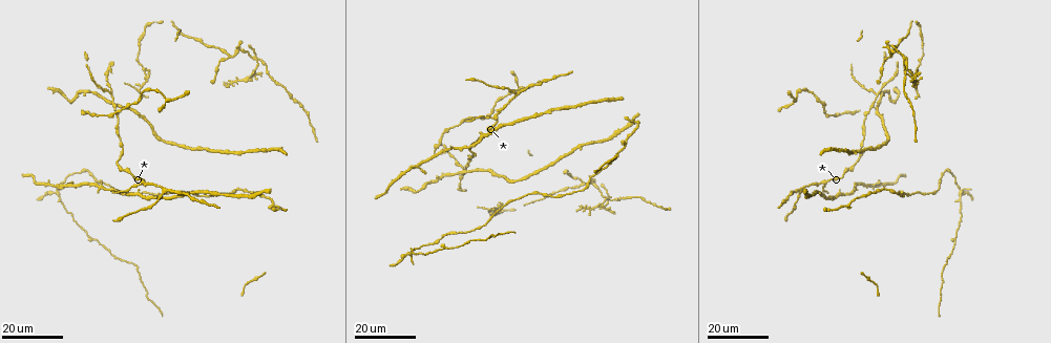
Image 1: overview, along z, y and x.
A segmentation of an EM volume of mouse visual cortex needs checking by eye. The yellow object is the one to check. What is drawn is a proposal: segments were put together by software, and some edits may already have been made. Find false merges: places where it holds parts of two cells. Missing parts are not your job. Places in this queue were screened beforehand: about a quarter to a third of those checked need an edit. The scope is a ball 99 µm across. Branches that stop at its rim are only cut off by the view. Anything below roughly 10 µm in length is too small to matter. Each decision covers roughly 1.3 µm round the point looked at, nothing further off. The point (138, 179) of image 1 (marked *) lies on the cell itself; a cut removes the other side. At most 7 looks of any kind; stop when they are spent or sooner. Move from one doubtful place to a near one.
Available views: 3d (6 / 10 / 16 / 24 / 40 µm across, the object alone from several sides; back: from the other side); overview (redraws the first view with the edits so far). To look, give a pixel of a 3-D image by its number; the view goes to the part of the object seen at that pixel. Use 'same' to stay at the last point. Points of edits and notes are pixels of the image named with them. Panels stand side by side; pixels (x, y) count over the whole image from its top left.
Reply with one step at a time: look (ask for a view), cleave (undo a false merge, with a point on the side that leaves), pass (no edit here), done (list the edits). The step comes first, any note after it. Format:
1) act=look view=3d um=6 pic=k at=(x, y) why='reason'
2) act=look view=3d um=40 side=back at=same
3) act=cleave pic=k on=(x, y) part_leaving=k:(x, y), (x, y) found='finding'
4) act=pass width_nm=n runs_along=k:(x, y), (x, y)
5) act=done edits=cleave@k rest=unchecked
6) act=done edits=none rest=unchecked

act=look view=3d um=16 pic=1 at=(141, 182)

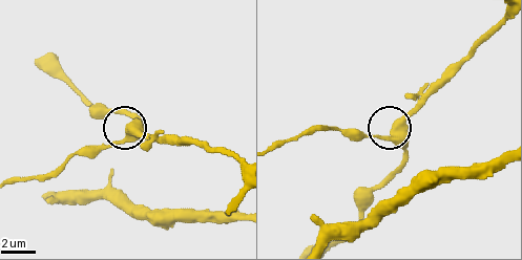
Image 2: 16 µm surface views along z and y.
act=look view=3d um=10 pic=2 at=(128, 137)

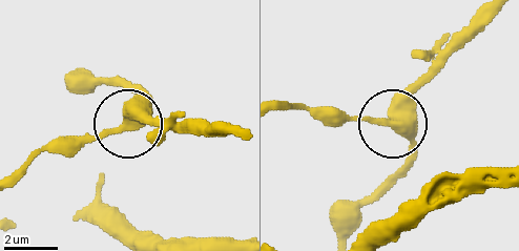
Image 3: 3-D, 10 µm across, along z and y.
act=pass found='all the same cell'

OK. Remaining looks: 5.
act=look view=3d um=16 pic=1 at=(853, 164) why='thick turns thin'

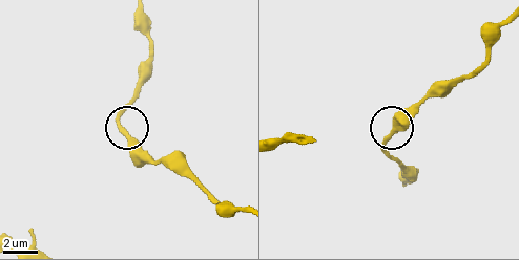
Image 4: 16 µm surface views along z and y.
act=look view=3d um=6 pic=4 at=(130, 141)

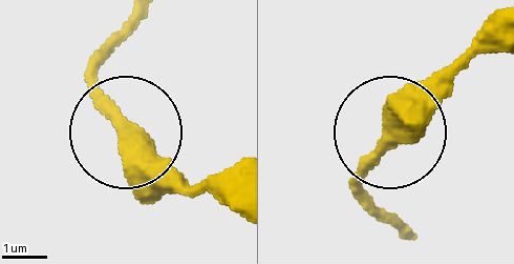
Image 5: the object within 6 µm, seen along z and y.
act=pass runs_along=5:(504, 26), (387, 136), (358, 196) found='continuous, no second cell'

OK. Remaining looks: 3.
act=look view=3d um=16 pic=1 at=(145, 76) why='three-way junction'

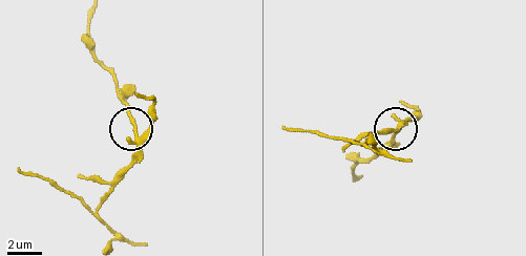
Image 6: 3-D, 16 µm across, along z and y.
act=look view=3d um=10 pic=6 at=(135, 140)

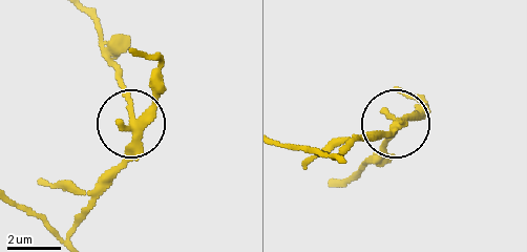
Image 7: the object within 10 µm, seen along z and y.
act=pass found='continuous, no second cell'

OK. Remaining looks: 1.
act=done edits=none rest=unchecked

